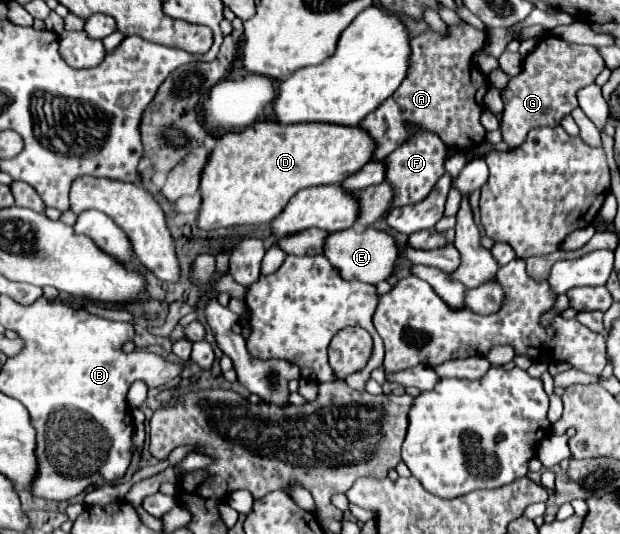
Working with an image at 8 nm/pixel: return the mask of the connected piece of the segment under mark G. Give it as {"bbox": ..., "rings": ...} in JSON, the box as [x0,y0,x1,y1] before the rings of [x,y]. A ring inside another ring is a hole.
{"bbox":[500,35,604,149],"rings":[[[546,35],[538,41],[538,47],[522,61],[522,71],[510,79],[502,91],[504,113],[500,123],[502,141],[510,149],[520,147],[526,141],[526,135],[534,127],[556,127],[562,117],[570,115],[576,107],[576,91],[594,83],[594,79],[604,69],[604,59],[592,45],[568,43],[556,35]]]}

